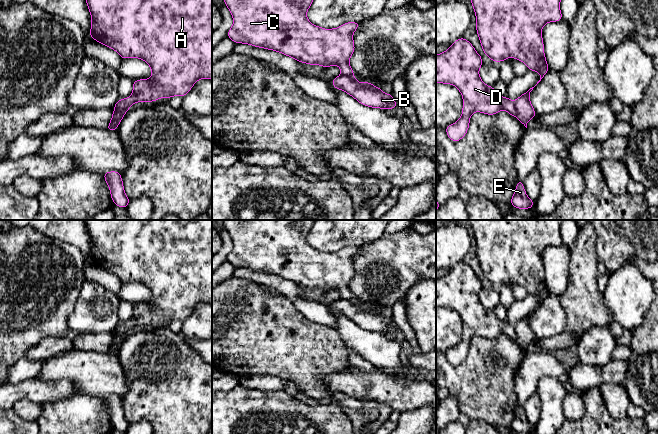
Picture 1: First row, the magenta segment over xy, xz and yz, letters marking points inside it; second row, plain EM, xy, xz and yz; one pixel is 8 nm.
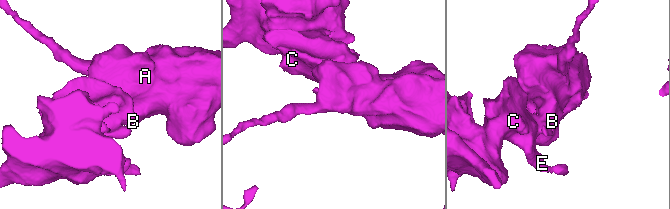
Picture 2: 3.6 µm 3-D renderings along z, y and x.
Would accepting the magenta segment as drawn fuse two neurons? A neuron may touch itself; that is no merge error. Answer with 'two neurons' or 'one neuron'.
two neurons

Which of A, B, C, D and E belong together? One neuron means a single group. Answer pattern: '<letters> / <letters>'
A B / C D E

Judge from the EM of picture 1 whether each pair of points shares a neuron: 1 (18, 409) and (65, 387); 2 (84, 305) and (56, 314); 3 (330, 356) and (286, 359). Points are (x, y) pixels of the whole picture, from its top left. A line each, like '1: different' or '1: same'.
1: different
2: different
3: same

